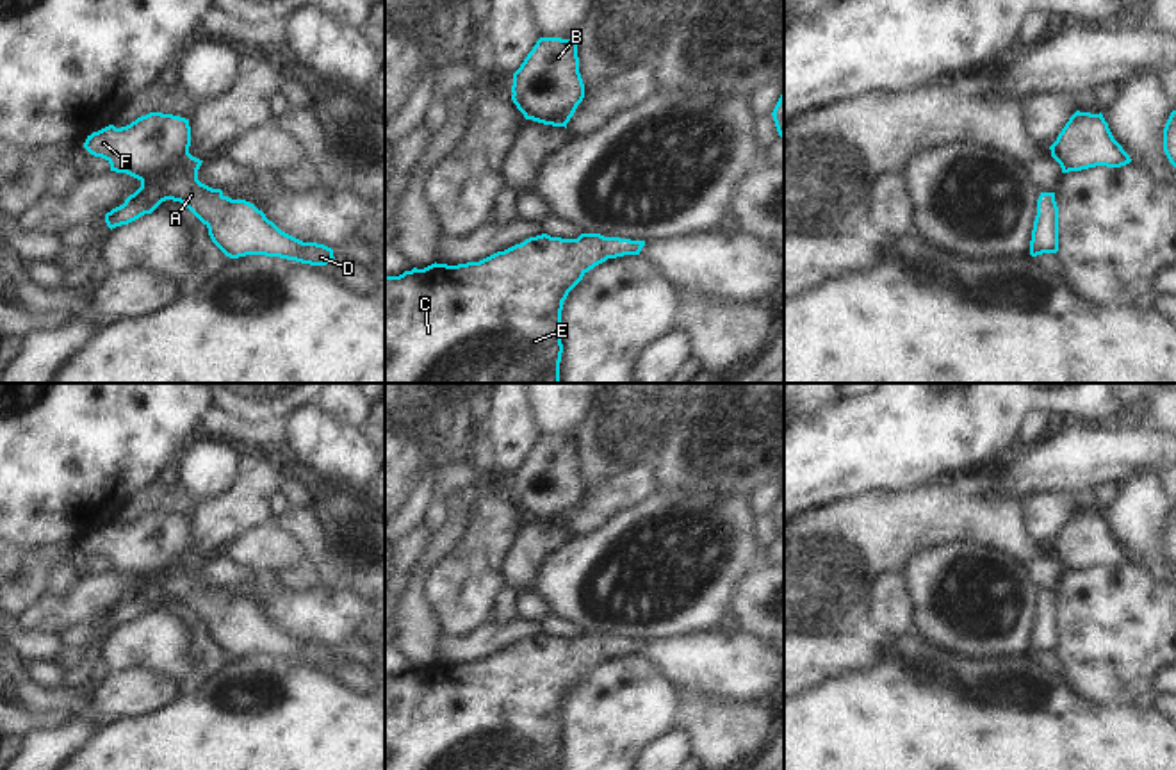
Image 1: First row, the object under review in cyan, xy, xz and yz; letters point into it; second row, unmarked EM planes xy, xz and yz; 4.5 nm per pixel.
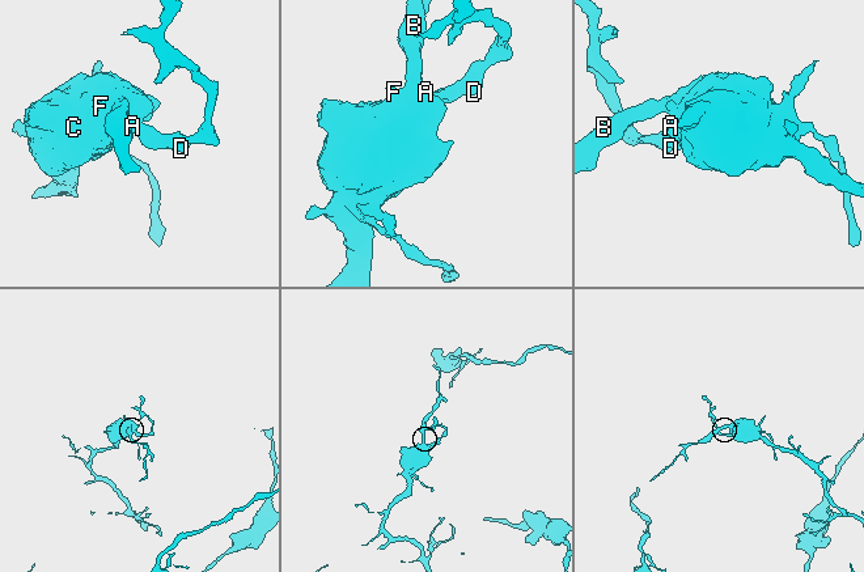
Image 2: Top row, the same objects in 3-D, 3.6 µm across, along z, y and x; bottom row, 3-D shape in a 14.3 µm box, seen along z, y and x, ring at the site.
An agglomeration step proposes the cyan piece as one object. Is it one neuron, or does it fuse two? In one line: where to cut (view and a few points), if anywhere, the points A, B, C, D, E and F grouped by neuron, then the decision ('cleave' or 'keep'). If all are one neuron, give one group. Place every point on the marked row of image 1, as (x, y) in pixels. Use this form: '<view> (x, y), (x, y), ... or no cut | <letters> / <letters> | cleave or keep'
no cut | A B C D E F | keep

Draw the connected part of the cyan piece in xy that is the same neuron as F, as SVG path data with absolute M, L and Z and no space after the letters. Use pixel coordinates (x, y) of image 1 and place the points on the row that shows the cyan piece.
M150 112L127 127L109 125L87 135L84 148L141 182L123 205L105 214L112 230L151 214L162 201L185 205L207 228L212 242L230 258L265 255L310 266L333 262L333 250L303 242L282 232L253 203L232 200L198 180L203 160L189 153L189 119Z

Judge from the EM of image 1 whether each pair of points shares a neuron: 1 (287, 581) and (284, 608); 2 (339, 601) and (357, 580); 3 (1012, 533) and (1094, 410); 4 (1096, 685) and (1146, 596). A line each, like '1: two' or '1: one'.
1: two
2: two
3: two
4: one

